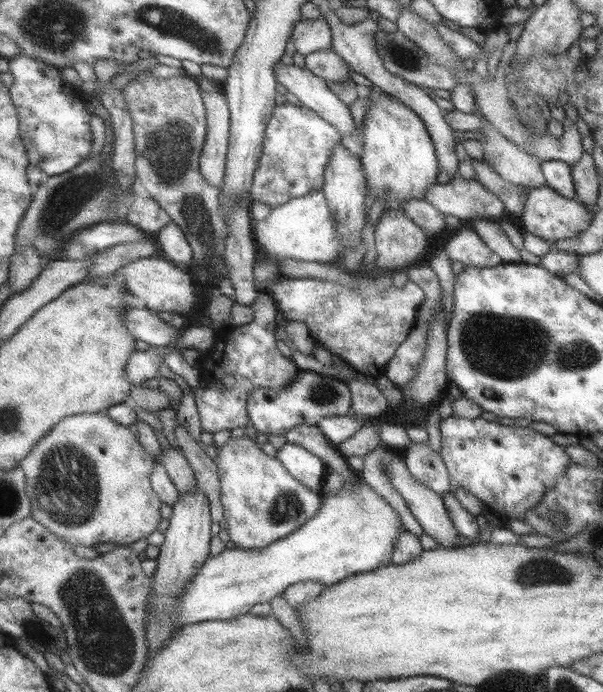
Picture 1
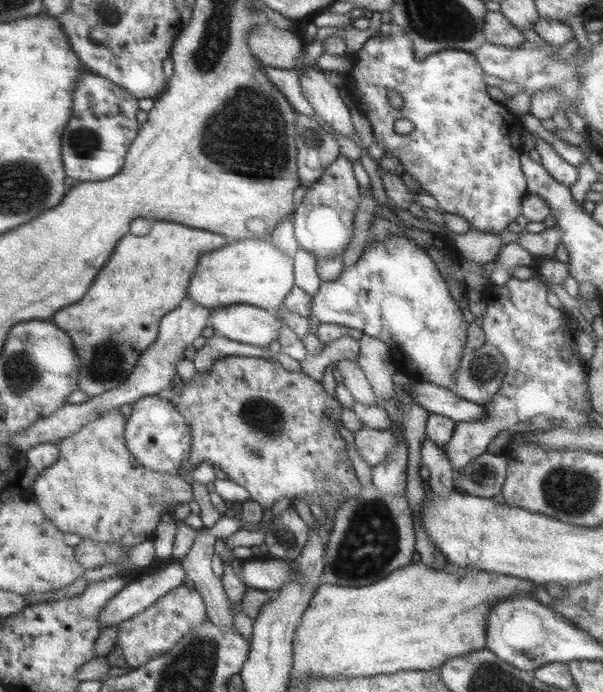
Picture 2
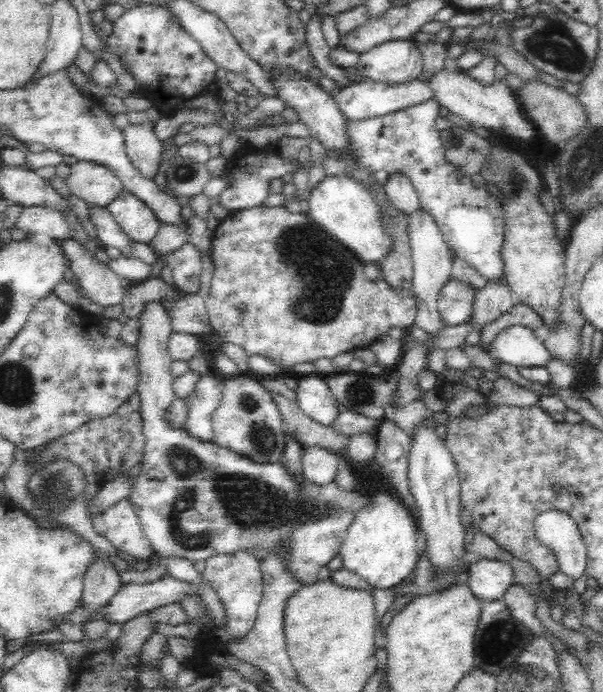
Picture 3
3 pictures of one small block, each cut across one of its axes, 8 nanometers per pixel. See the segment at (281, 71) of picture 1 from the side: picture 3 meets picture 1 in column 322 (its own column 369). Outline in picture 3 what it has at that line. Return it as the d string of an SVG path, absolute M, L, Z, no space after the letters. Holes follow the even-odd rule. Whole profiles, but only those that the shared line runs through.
M364 78L360 83L342 88L334 98L345 120L354 122L354 120L366 120L366 118L374 118L374 116L384 116L390 112L412 107L414 104L422 104L422 102L432 99L432 89L420 78L398 85Z

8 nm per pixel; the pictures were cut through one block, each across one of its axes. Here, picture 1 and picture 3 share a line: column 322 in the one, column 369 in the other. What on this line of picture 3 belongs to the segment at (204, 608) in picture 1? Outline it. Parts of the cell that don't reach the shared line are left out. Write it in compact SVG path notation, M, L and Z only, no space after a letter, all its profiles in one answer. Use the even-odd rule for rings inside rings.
M380 487L370 491L369 503L355 512L343 538L339 557L343 567L362 577L371 588L393 588L414 571L419 560L416 521L408 507L393 492Z

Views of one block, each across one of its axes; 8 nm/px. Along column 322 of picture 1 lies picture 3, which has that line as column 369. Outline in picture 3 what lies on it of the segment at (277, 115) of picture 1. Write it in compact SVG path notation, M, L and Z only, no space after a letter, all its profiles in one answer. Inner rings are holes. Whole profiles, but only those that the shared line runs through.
M432 98L384 116L354 122L344 118L348 150L342 156L326 150L323 160L325 174L350 177L366 188L374 183L383 187L392 175L410 177L421 209L433 216L451 250L488 281L505 281L501 257L505 234L502 207L496 197L483 187L474 185L471 177L460 173L444 157L444 145L436 127L440 106Z

